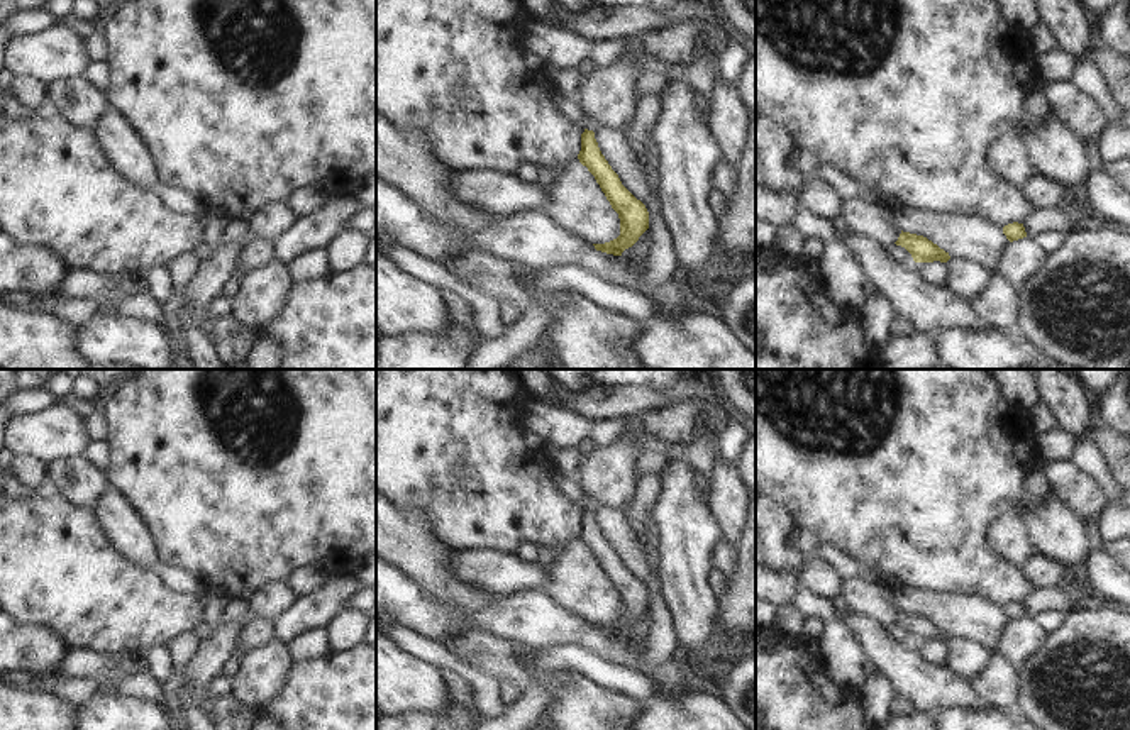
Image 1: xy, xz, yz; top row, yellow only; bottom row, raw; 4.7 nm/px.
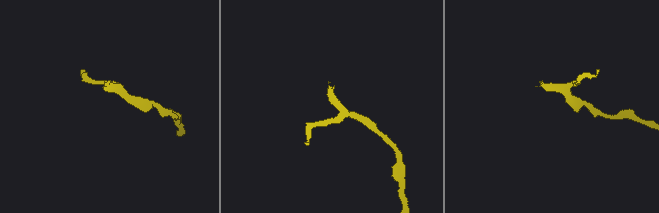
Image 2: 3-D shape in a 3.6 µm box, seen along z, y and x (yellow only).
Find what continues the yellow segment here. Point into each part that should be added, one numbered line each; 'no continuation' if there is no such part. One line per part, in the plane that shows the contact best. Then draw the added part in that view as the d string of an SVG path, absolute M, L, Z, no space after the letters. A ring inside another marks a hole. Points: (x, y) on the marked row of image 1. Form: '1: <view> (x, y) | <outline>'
1: yz (875, 221) | M859 198L842 200L842 218L854 232L881 242L886 249L901 234L895 208L888 205L867 203Z

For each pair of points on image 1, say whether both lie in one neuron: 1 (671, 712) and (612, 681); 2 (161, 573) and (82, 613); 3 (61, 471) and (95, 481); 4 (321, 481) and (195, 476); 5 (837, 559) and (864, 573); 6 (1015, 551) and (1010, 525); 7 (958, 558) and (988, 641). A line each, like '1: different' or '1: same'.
1: different
2: different
3: same
4: same
5: same
6: same
7: different

